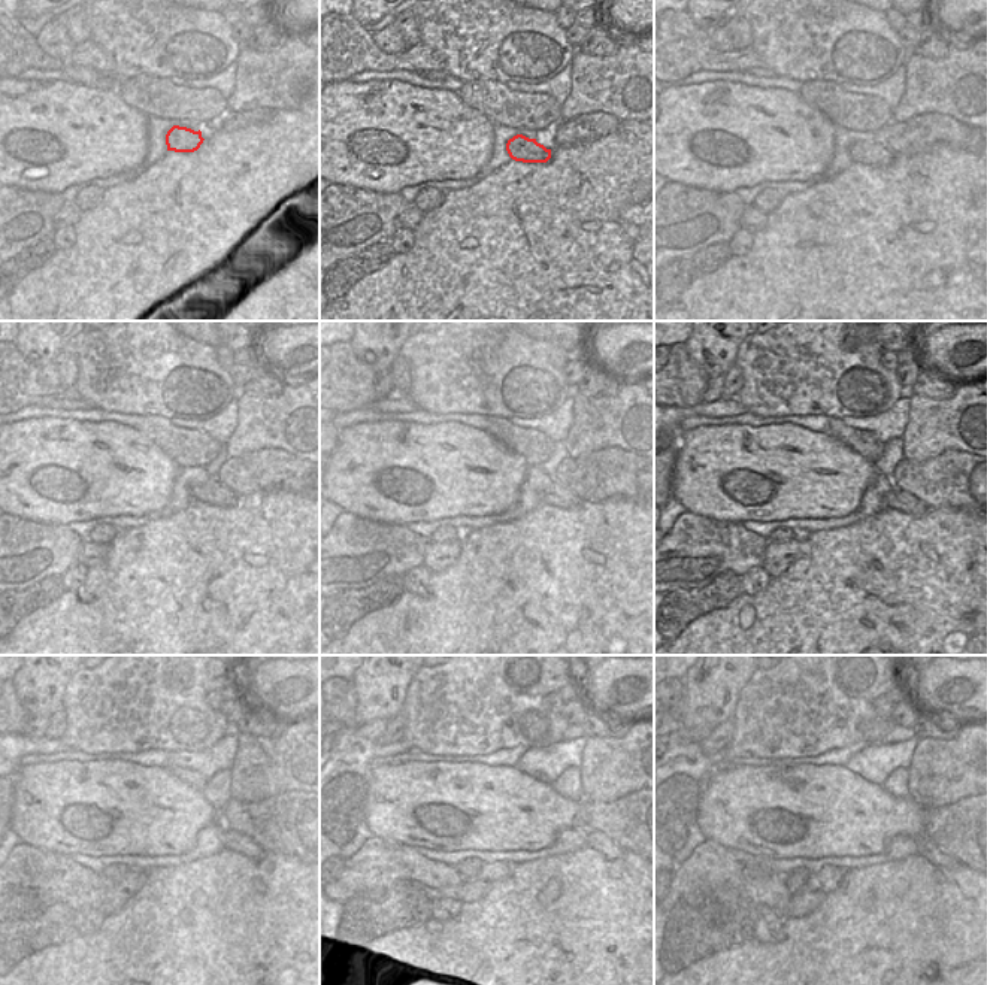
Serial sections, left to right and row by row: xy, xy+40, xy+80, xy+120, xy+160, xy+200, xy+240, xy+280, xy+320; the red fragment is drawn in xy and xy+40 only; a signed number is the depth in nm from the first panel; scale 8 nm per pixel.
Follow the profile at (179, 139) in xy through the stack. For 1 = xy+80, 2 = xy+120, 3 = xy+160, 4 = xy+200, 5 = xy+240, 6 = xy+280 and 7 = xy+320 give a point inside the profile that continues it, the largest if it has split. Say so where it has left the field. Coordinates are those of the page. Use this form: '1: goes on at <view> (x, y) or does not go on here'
1: goes on at xy+80 (863, 151)
2: goes on at xy+120 (212, 491)
3: goes on at xy+160 (556, 494)
4: goes on at xy+200 (896, 499)
5: goes on at xy+240 (235, 840)
6: goes on at xy+280 (596, 840)
7: goes on at xy+320 (926, 848)

